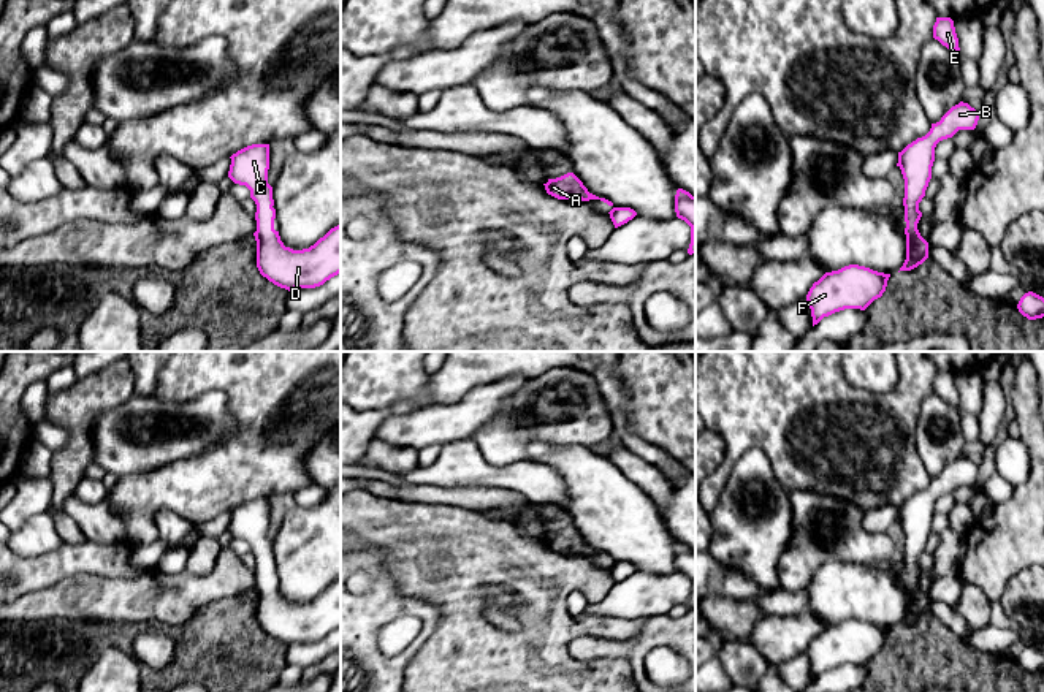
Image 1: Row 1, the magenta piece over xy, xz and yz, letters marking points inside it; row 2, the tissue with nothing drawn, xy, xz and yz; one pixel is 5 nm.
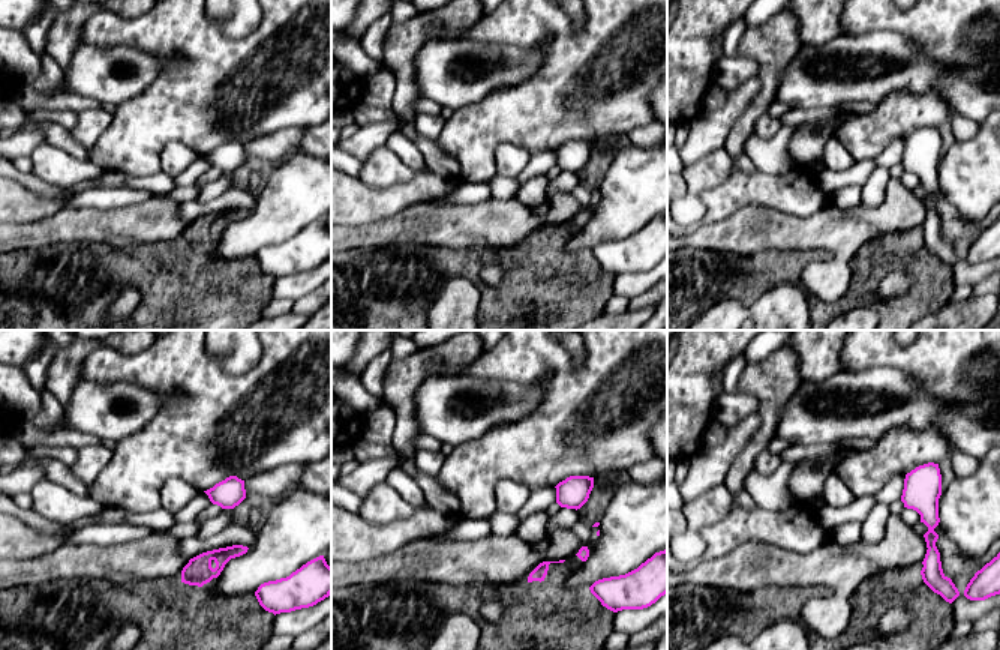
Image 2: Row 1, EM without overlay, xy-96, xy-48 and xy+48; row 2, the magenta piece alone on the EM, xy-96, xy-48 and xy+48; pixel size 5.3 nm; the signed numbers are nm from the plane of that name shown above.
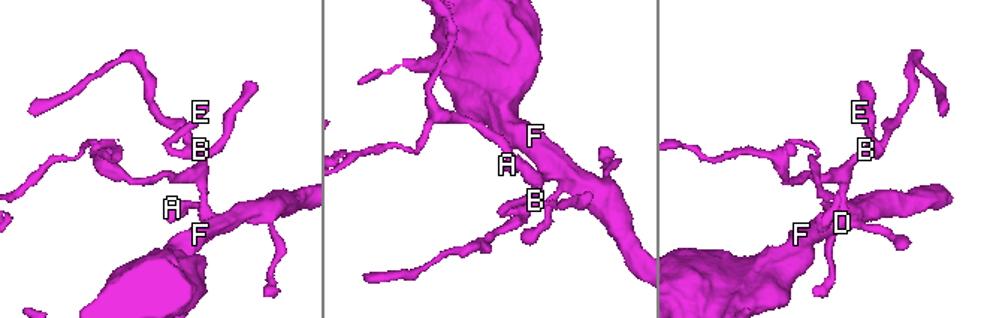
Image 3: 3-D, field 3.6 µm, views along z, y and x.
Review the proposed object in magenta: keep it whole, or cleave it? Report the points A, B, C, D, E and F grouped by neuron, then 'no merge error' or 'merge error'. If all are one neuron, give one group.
groups A / B C D E F; merge error

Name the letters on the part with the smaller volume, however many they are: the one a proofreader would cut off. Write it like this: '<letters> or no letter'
A

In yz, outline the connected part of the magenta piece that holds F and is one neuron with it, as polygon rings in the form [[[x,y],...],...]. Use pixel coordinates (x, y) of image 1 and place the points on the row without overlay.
[[[849,619],[838,625],[825,627],[813,638],[806,649],[813,681],[824,671],[844,663],[865,665],[886,646],[890,629],[865,621]]]

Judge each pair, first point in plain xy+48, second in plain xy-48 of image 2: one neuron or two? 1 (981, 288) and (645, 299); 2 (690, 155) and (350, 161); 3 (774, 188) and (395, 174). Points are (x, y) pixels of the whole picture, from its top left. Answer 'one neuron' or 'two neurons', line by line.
1: one neuron
2: two neurons
3: two neurons

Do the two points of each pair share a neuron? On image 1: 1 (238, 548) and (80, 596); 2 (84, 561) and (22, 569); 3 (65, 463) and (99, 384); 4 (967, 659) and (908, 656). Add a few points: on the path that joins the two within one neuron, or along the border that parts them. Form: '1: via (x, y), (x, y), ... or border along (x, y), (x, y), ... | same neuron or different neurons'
1: border along (228, 547), (241, 558) | different neurons
2: via (68, 561), (48, 569), (38, 569) | same neuron
3: via (78, 444), (78, 407), (83, 403) | same neuron
4: via (952, 659), (922, 656) | same neuron

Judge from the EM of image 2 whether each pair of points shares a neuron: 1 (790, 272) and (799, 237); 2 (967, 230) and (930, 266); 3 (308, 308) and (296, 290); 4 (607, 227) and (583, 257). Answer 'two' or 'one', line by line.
1: two
2: two
3: two
4: two

